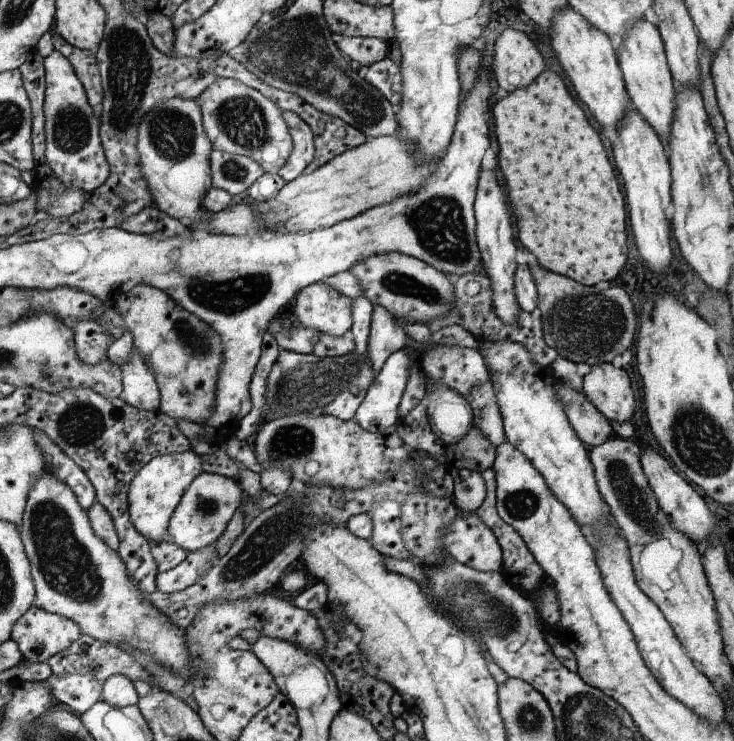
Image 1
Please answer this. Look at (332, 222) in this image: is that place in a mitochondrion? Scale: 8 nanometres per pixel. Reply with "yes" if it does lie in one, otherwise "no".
no

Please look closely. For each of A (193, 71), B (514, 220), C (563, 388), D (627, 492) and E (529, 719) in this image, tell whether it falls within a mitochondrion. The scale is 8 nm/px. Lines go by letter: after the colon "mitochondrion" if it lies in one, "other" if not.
A: other
B: other
C: other
D: mitochondrion
E: mitochondrion

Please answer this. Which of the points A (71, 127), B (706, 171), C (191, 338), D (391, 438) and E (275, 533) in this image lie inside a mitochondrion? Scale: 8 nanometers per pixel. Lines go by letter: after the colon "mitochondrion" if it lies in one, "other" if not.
A: mitochondrion
B: mitochondrion
C: mitochondrion
D: other
E: mitochondrion

